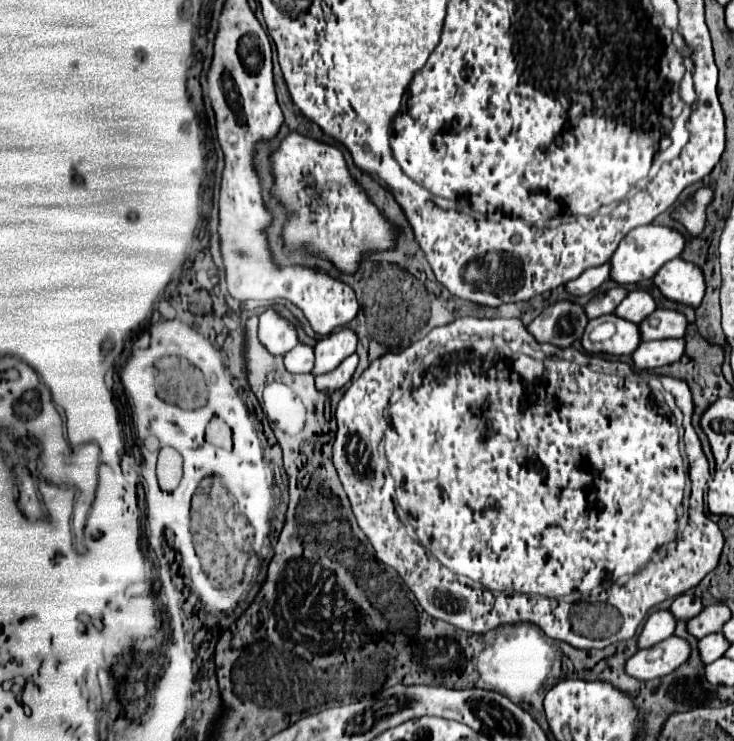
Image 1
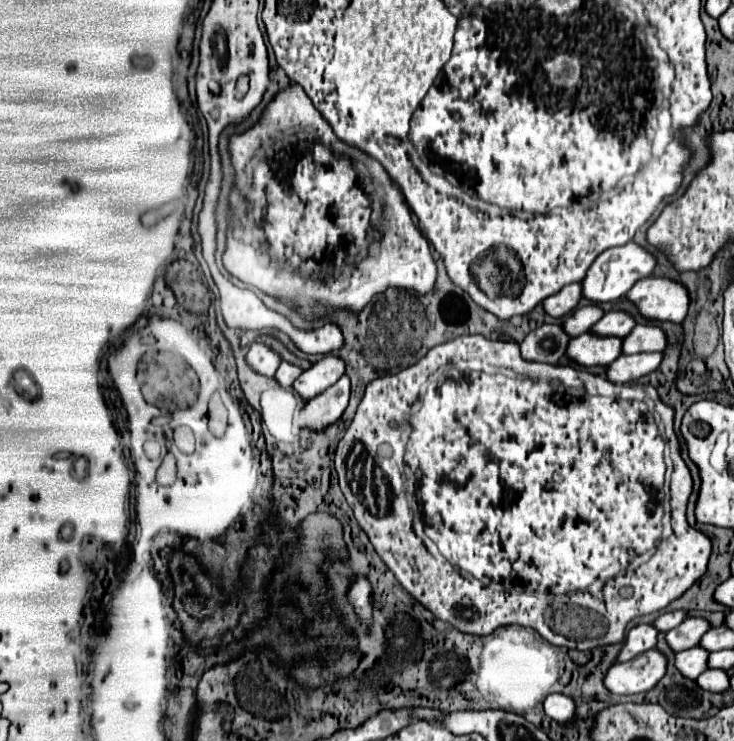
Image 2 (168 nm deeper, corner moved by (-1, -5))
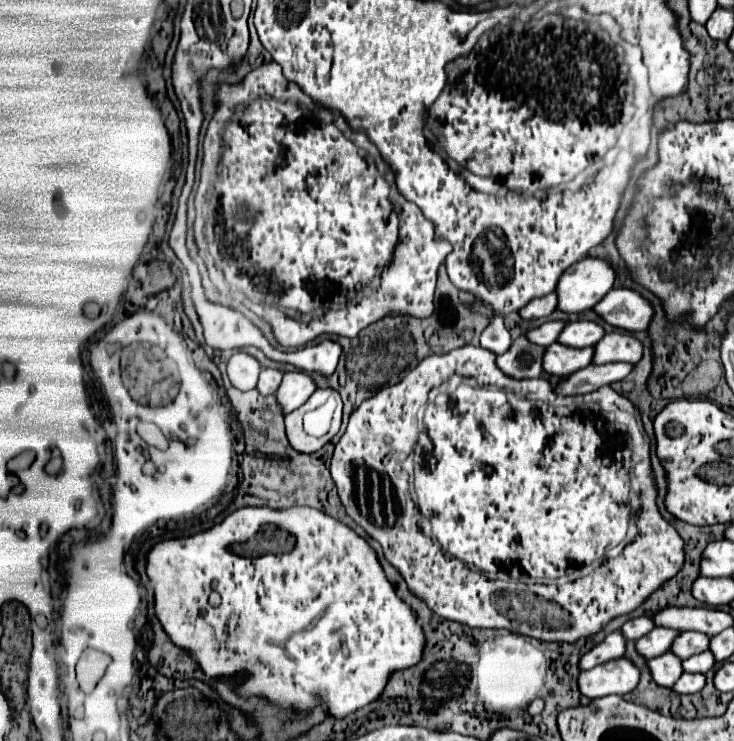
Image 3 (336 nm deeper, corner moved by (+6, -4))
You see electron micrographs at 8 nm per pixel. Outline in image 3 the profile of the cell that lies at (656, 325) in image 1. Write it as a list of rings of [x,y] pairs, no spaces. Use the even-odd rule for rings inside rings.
[[[611,332],[605,334],[599,344],[595,344],[595,352],[591,364],[609,364],[609,362],[629,362],[635,364],[643,356],[643,346],[631,334]]]

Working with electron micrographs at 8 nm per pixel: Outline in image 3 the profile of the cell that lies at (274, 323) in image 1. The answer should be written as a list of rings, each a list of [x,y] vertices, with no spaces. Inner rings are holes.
[[[235,352],[227,362],[227,376],[231,384],[243,392],[255,388],[259,372],[261,372],[259,362],[245,352]]]

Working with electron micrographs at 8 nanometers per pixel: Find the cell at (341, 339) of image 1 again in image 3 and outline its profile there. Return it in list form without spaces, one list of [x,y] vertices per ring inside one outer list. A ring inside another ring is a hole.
[[[289,372],[283,376],[283,382],[277,390],[277,404],[281,414],[287,416],[289,412],[297,410],[307,402],[307,398],[315,392],[315,382],[305,372]]]

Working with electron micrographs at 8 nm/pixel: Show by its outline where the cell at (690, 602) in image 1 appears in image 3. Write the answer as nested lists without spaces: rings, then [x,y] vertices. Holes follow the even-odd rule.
[[[641,616],[641,618],[633,618],[633,620],[625,622],[621,626],[621,632],[623,632],[625,640],[637,640],[637,638],[645,636],[647,632],[651,632],[653,628],[655,628],[653,620],[649,616]]]

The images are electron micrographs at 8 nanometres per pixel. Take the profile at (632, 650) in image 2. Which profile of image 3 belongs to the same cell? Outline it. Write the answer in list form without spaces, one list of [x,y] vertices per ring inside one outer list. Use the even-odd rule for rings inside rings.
[[[613,632],[603,642],[595,644],[587,654],[581,656],[579,668],[581,670],[591,670],[593,666],[599,666],[603,662],[621,658],[623,652],[625,652],[625,638],[621,636],[621,632]]]

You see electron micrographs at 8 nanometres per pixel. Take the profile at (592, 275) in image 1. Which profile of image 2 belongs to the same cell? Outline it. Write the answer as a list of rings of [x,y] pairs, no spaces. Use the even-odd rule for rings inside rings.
[[[576,281],[576,283],[570,283],[570,285],[562,287],[558,293],[550,295],[544,301],[544,309],[552,317],[564,317],[564,315],[572,313],[578,307],[580,299],[582,299],[582,287]]]

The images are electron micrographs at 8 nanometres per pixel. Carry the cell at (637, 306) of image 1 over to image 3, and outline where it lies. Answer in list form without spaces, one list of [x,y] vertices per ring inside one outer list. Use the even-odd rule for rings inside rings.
[[[569,322],[567,328],[563,328],[563,332],[559,334],[559,344],[565,344],[569,348],[587,348],[587,346],[595,346],[599,340],[603,338],[603,328],[595,322]]]

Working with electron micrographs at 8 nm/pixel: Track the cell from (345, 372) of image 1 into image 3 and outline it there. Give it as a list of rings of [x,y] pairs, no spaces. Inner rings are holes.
[[[325,388],[325,390],[315,390],[301,408],[287,414],[285,416],[285,434],[287,434],[287,440],[293,446],[293,450],[297,450],[301,454],[313,454],[313,452],[321,450],[325,444],[329,444],[331,438],[341,428],[341,408],[343,408],[343,402],[341,402],[339,392]]]

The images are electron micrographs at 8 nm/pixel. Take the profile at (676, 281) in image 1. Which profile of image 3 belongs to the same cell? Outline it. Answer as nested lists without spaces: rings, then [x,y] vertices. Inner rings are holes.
[[[627,288],[607,292],[607,296],[595,304],[593,312],[599,314],[607,324],[623,328],[627,332],[645,330],[653,316],[651,304],[641,294]]]

